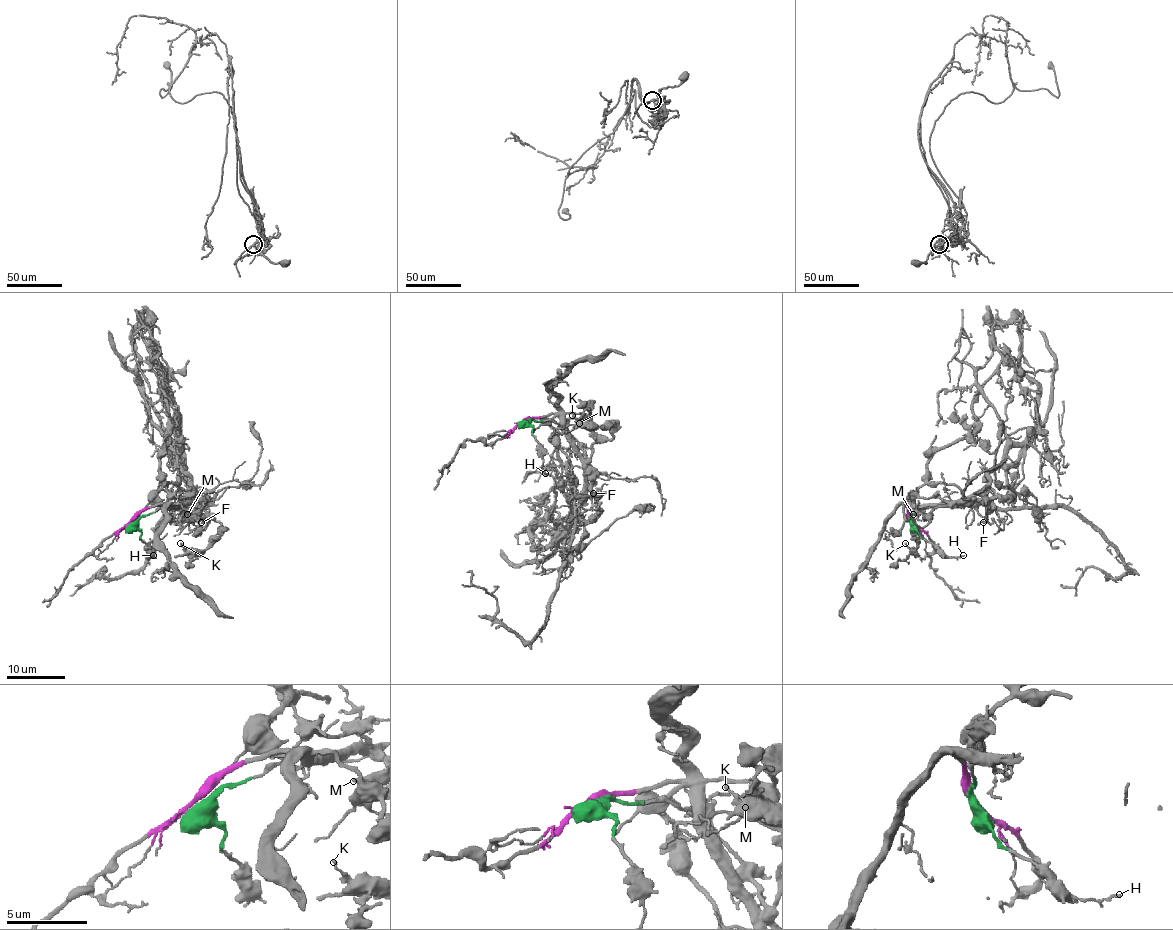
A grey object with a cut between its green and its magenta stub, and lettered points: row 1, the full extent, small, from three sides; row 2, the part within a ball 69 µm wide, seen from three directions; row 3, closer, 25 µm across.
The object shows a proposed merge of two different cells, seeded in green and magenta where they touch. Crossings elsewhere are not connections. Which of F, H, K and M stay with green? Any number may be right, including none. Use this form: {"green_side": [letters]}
{"green_side": ["F", "H", "K", "M"]}

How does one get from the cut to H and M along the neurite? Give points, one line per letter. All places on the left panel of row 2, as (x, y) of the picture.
H: (130, 524), (142, 534), (140, 539), (150, 556), (153, 555)
M: (130, 524), (158, 511), (172, 498), (190, 498), (205, 512), (187, 514)

